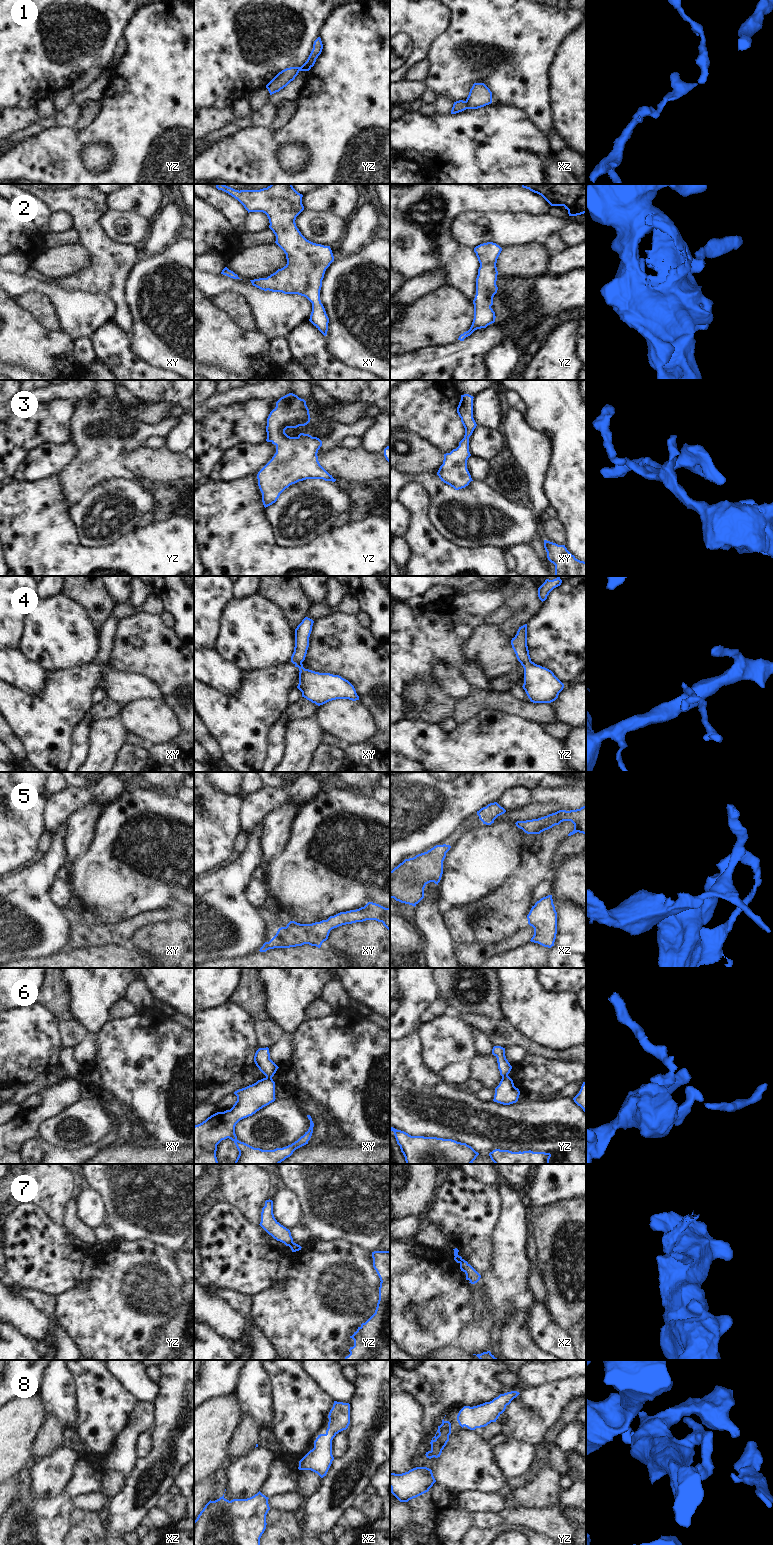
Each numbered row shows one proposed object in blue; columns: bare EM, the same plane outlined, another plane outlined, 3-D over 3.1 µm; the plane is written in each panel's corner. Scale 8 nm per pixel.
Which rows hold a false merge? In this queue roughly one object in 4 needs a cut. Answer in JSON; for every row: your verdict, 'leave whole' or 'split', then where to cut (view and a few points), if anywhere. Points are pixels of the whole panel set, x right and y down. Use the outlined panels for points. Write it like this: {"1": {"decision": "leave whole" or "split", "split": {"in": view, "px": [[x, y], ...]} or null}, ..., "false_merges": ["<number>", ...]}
{"1": {"decision": "split", "split": {"in": "xz", "px": [[465, 101], [468, 108]]}}, "2": {"decision": "leave whole", "split": null}, "3": {"decision": "leave whole", "split": null}, "4": {"decision": "leave whole", "split": null}, "5": {"decision": "leave whole", "split": null}, "6": {"decision": "split", "split": {"in": "xy", "px": [[266, 1076], [271, 1078]]}}, "7": {"decision": "split", "split": {"in": "yz", "px": [[293, 1242], [289, 1246]]}}, "8": {"decision": "leave whole", "split": null}, "false_merges": ["1", "6", "7"]}

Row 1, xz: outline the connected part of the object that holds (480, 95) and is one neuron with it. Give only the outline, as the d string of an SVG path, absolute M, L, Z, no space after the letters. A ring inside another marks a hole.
M474 83L466 99L468 109L478 109L492 103L492 92L484 83Z

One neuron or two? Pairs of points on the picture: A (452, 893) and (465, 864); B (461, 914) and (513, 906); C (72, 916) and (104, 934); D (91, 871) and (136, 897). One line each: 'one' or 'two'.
A: one
B: one
C: one
D: one

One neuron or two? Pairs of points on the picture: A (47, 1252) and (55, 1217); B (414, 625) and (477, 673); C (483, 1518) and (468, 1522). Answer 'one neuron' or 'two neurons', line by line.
A: two neurons
B: one neuron
C: one neuron

